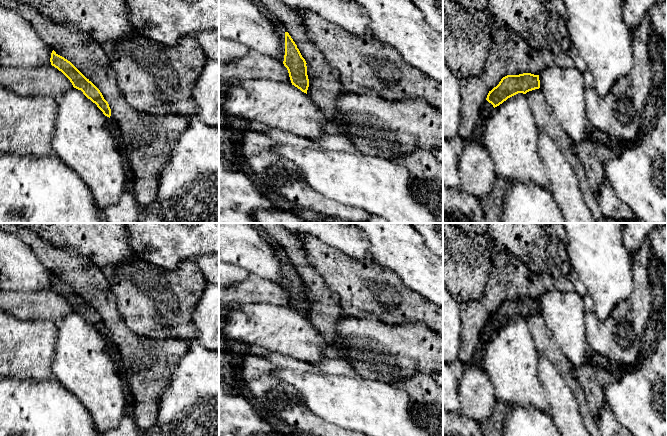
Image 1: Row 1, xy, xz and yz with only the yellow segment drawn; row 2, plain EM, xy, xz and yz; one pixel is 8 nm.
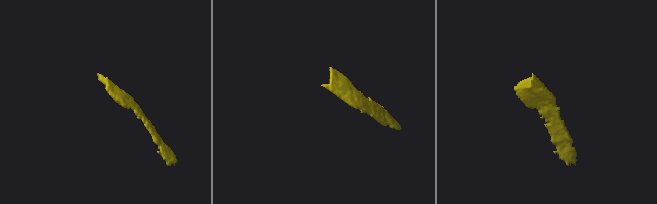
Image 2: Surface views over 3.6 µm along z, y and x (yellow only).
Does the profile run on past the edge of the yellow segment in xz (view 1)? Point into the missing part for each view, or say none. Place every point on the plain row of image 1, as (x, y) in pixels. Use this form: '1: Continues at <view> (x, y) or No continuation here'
1: Continues at xz (278, 250)

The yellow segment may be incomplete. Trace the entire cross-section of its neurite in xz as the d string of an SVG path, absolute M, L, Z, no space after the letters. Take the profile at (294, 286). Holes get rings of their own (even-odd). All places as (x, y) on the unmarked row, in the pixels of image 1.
M270 241L277 257L280 258L282 286L287 292L292 309L307 318L309 303L306 285L302 281L297 269L283 249L274 241Z

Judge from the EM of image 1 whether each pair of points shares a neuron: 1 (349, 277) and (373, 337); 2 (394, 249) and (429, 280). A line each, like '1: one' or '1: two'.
1: two
2: one

